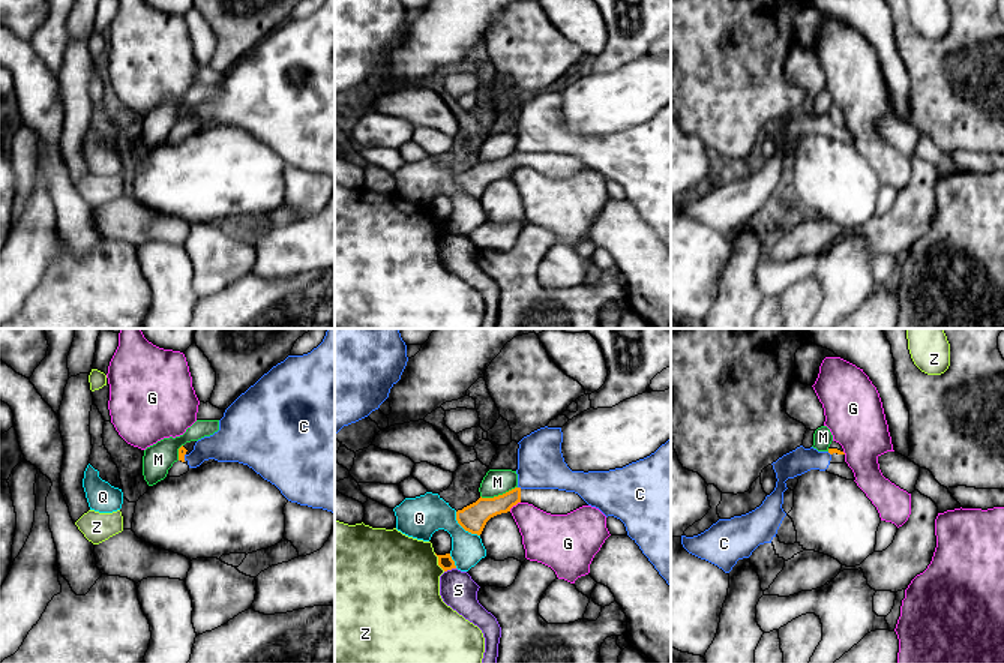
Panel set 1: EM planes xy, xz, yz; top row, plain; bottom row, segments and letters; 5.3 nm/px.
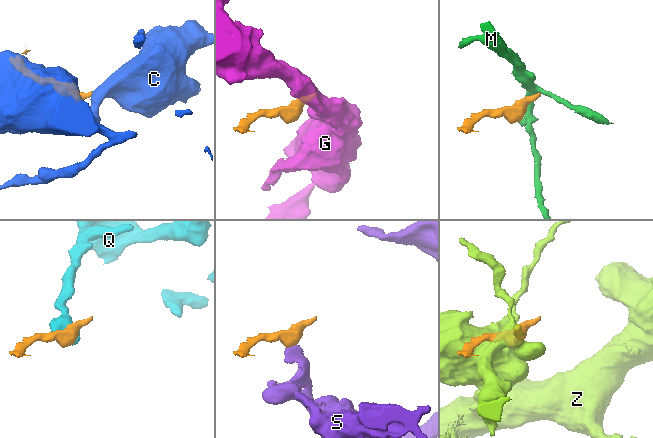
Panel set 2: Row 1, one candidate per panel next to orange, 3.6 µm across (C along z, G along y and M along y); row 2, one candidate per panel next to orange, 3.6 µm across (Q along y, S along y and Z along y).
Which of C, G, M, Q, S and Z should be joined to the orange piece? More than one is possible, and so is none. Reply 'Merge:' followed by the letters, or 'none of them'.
Merge: none of them

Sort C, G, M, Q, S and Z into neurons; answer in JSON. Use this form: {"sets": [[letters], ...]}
{"sets": [["C"], ["G"], ["M"], ["Q"], ["S"], ["Z"]]}

